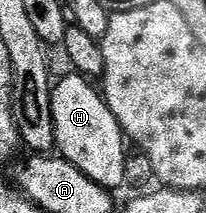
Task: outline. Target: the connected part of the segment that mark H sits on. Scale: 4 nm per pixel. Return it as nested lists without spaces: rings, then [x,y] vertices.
[[[76,71],[69,74],[53,86],[51,95],[51,115],[55,119],[55,139],[57,140],[56,152],[70,161],[87,179],[95,179],[103,188],[117,191],[117,188],[125,181],[125,145],[127,138],[122,133],[115,115],[111,115],[111,107],[107,107],[105,98],[98,86],[88,77],[81,76]]]

